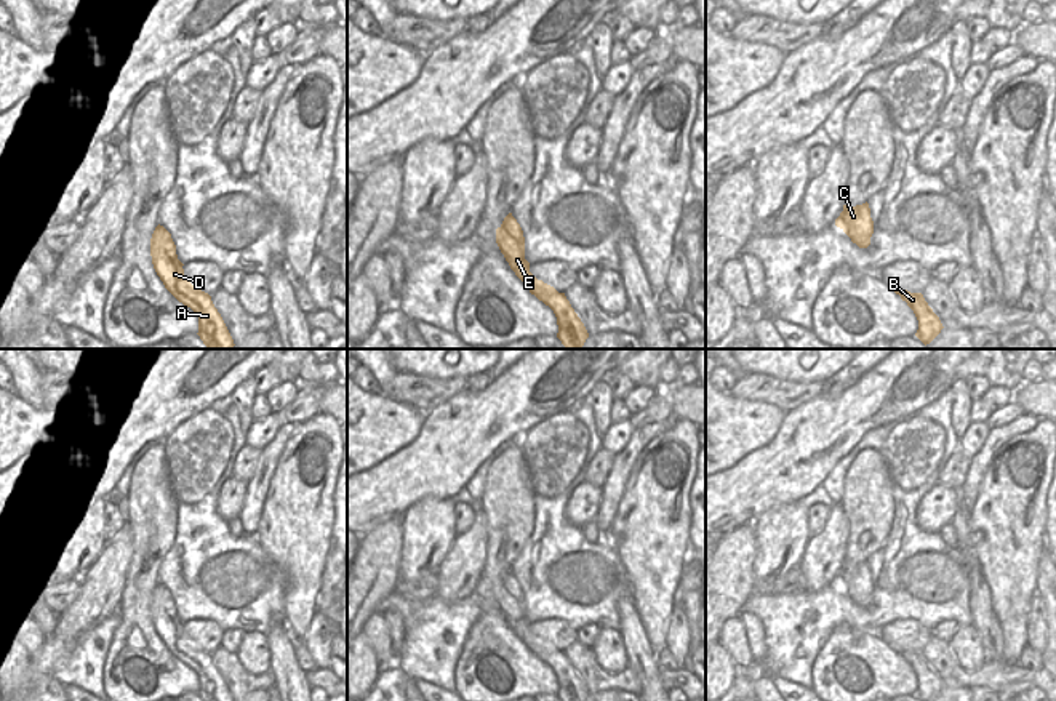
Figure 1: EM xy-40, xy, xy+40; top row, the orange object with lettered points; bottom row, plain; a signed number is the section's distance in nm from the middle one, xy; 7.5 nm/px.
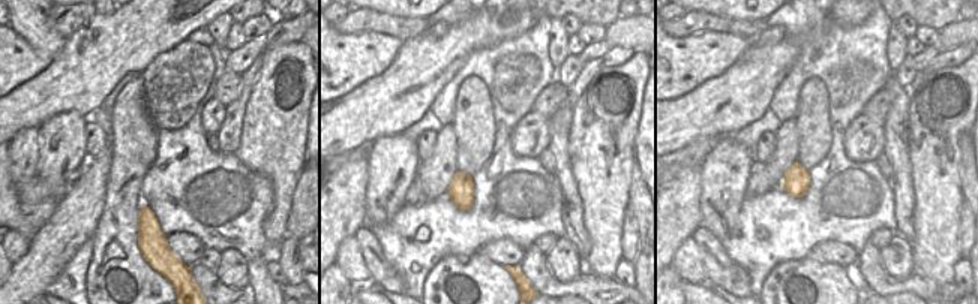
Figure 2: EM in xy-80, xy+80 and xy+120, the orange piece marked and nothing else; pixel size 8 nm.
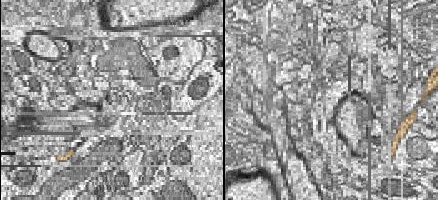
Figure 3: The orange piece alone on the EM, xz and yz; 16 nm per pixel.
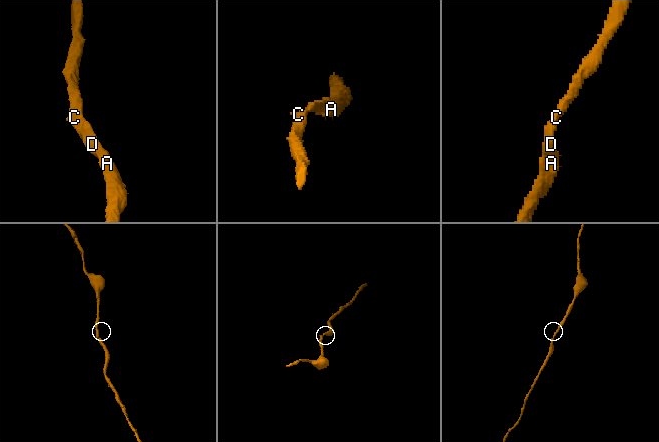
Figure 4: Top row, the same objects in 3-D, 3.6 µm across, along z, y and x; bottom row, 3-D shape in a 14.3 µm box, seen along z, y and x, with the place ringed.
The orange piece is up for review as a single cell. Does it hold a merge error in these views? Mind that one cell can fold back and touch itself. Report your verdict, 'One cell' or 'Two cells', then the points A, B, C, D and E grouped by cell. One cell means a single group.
One cell. Groups: A B C D E.

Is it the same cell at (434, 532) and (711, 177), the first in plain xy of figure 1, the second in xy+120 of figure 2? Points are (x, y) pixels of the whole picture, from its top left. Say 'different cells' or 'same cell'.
same cell

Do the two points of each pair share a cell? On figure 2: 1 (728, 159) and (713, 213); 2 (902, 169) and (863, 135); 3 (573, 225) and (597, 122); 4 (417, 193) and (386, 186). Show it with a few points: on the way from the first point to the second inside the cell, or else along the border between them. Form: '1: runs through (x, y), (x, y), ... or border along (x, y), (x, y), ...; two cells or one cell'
1: runs through (725, 172), (720, 199); one cell
2: border along (882, 128), (884, 152); two cells
3: border along (570, 160), (581, 201), (581, 220), (587, 229); two cells
4: border along (414, 177), (404, 202); two cells

